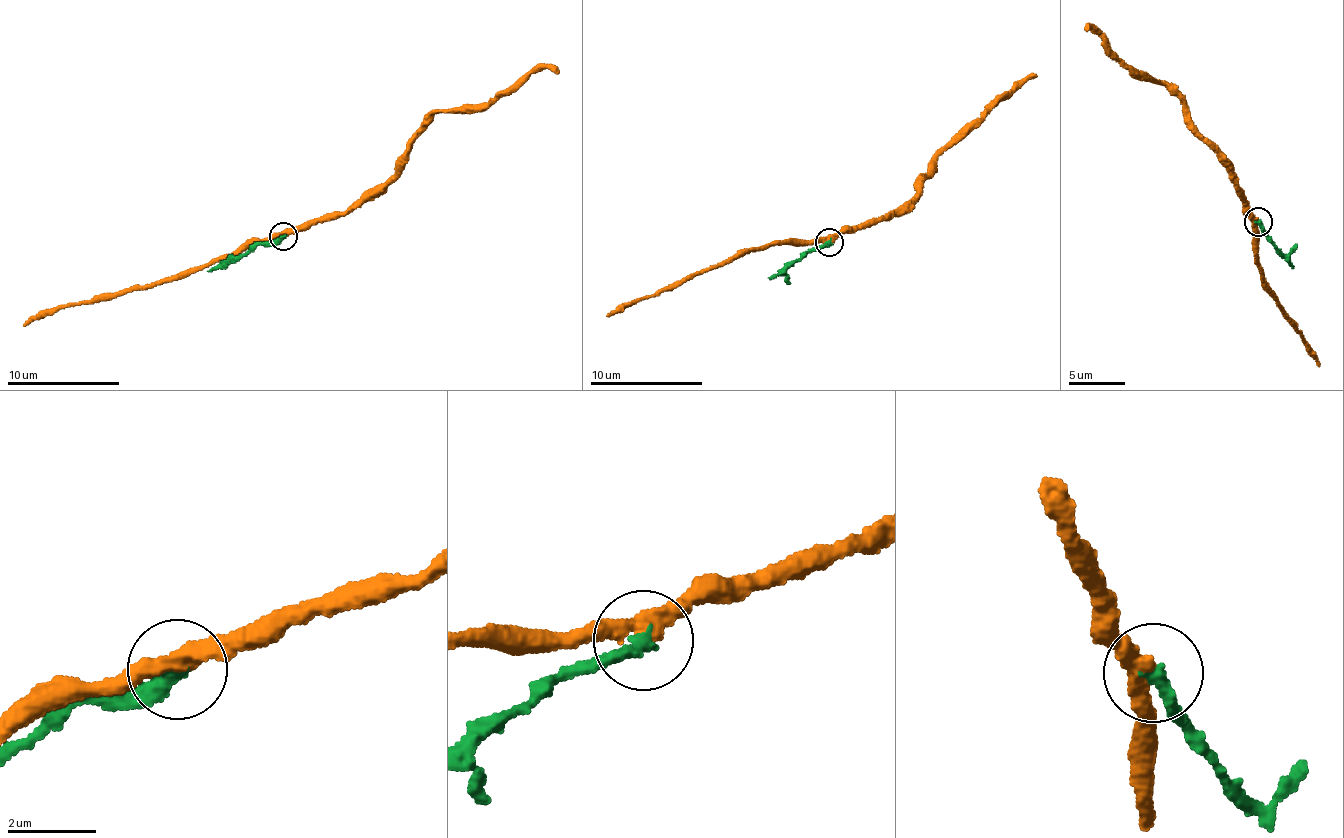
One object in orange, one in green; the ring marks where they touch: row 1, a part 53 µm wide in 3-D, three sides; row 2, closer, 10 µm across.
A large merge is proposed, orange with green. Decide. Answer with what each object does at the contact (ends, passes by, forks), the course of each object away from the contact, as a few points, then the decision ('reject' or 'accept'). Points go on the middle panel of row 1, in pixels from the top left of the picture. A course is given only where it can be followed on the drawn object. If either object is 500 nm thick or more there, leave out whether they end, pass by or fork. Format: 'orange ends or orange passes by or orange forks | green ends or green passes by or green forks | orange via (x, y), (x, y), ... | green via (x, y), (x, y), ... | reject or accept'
orange passes by | green ends | orange via (828, 243), (843, 232), (888, 216), (918, 192), (920, 178), (935, 158), (1036, 75) | green via (828, 243), (807, 252), (767, 278) | reject

